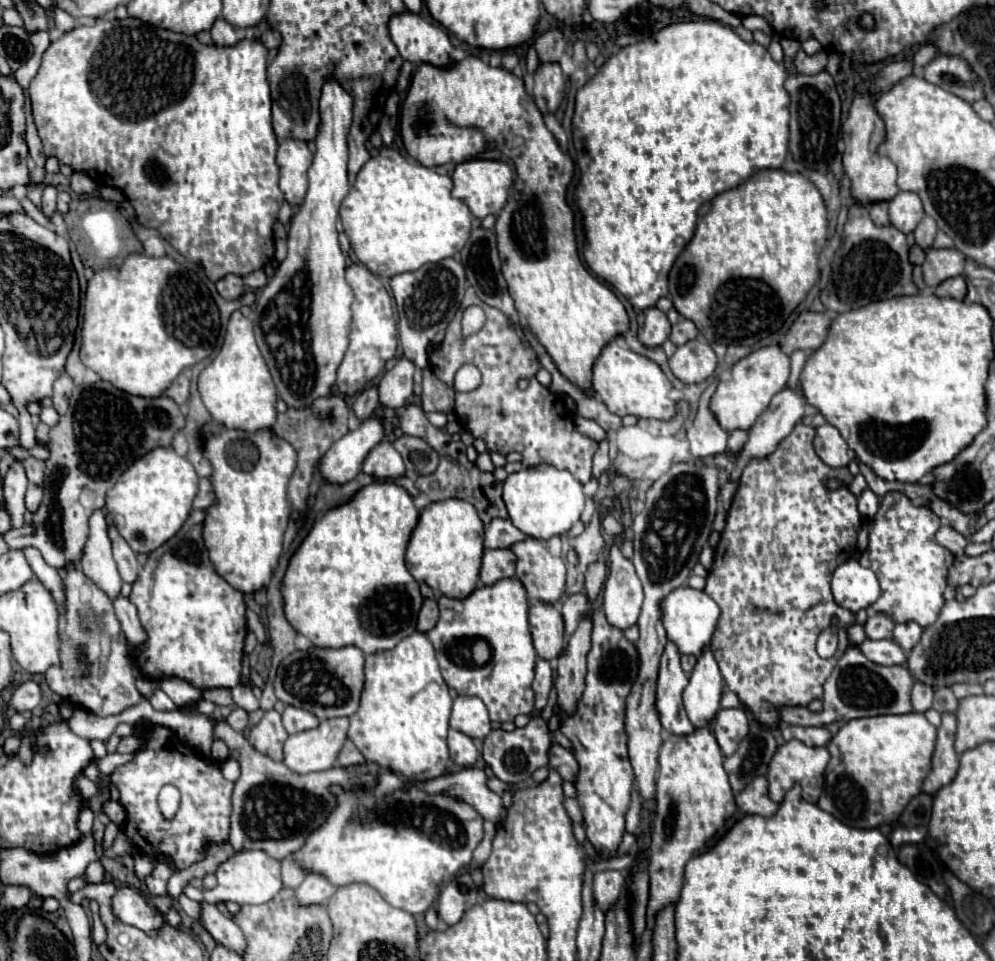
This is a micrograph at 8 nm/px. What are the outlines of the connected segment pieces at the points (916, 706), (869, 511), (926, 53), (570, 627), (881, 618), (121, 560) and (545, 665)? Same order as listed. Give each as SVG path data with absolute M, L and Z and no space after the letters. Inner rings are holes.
M915 682L915 684L913 684L911 702L913 702L913 710L915 710L915 712L925 712L927 708L931 708L933 688L931 688L931 686L925 686L923 682Z
M869 488L863 490L863 494L859 496L859 512L865 520L871 520L879 510L879 496L873 494Z
M925 42L919 50L917 50L917 54L915 54L915 58L913 58L913 62L915 62L915 66L917 68L923 68L927 62L931 62L935 56L937 56L937 46L933 44L933 42Z
M579 592L579 594L573 594L573 596L567 596L567 600L563 602L563 620L565 620L565 636L569 638L577 624L581 622L581 618L589 612L589 598L585 596L585 592Z
M873 612L865 624L865 634L871 640L883 640L883 638L891 638L895 628L893 618L889 618L889 614L877 614Z
M109 526L109 538L111 538L111 544L113 544L113 558L117 562L121 580L133 584L137 580L137 576L139 576L139 570L141 570L141 566L139 566L139 562L135 558L135 552L119 536L119 532L115 530L115 526Z
M537 660L535 666L535 680L533 680L533 692L535 692L535 710L543 710L549 702L549 692L553 688L553 672L547 660Z

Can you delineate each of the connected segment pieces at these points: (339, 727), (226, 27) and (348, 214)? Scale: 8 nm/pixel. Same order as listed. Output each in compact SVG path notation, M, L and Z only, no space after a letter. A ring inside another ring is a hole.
M329 718L313 730L289 736L283 748L283 764L297 774L333 768L347 740L347 728L349 718Z
M219 18L211 28L211 36L217 46L235 46L237 42L247 38L247 30L237 28L237 26L225 22L223 18Z
M383 146L379 150L379 156L371 158L359 170L357 180L351 186L347 198L343 200L339 212L357 258L373 274L381 278L391 278L395 274L413 272L423 264L455 256L461 250L461 246L465 246L465 242L469 240L473 220L465 202L451 196L451 188L453 182L449 176L437 174L433 168L425 168L419 162L401 156L401 152Z

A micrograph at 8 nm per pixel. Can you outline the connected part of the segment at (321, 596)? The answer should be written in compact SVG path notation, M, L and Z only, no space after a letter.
M373 482L359 490L351 502L337 506L315 520L311 532L293 554L283 578L285 616L291 626L319 648L357 646L365 654L389 650L413 634L423 596L417 580L405 566L405 548L417 526L419 514L419 508L415 508L413 498L405 488L395 482Z

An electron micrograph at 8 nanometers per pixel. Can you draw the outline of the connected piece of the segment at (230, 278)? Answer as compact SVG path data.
M227 274L225 278L221 278L217 282L217 292L225 298L225 300L237 300L243 292L245 292L245 284L241 276L235 274Z

